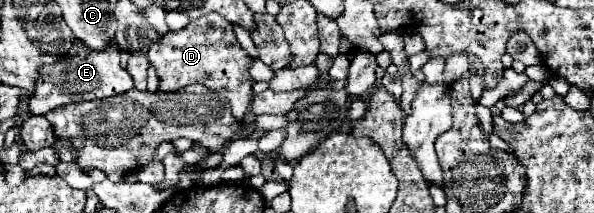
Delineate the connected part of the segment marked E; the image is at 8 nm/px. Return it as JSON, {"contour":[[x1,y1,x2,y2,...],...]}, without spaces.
{"contour":[[75,41,73,51,57,59,53,67,45,67,45,71,49,71,49,75,41,75,37,91,27,99,27,105,33,115,47,115,51,109,61,107,65,103,113,97,135,87,131,75,119,65,119,49,115,45,107,47,105,51,89,51,85,45]]}

